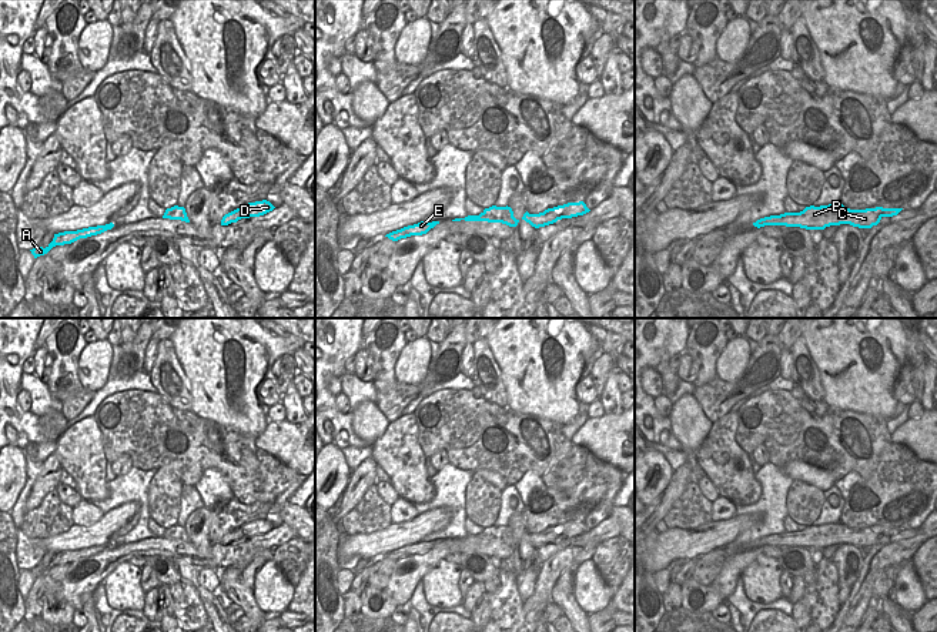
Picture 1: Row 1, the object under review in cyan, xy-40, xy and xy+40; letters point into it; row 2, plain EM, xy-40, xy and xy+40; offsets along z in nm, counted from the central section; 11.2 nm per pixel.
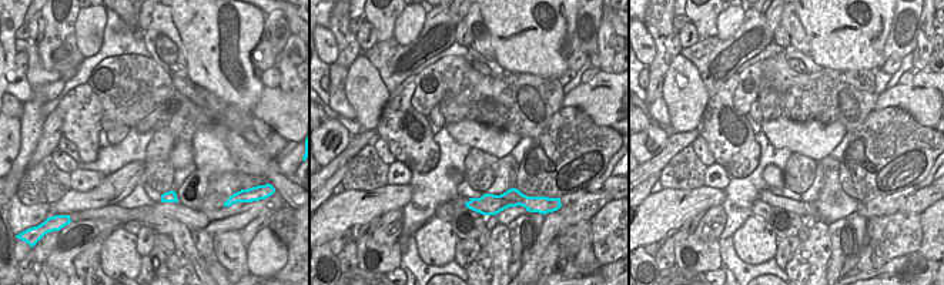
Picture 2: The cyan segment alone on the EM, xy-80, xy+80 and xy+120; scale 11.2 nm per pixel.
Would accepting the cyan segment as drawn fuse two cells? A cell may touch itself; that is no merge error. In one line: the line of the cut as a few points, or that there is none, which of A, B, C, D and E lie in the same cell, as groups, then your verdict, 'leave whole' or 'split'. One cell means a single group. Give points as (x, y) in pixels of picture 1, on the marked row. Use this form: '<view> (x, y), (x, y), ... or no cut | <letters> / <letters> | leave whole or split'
no cut | A B C D E | leave whole

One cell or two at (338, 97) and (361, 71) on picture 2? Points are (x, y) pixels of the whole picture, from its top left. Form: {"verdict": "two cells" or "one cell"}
{"verdict": "two cells"}

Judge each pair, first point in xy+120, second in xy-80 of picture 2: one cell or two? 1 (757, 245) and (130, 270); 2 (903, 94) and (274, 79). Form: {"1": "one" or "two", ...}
{"1": "one", "2": "two"}

